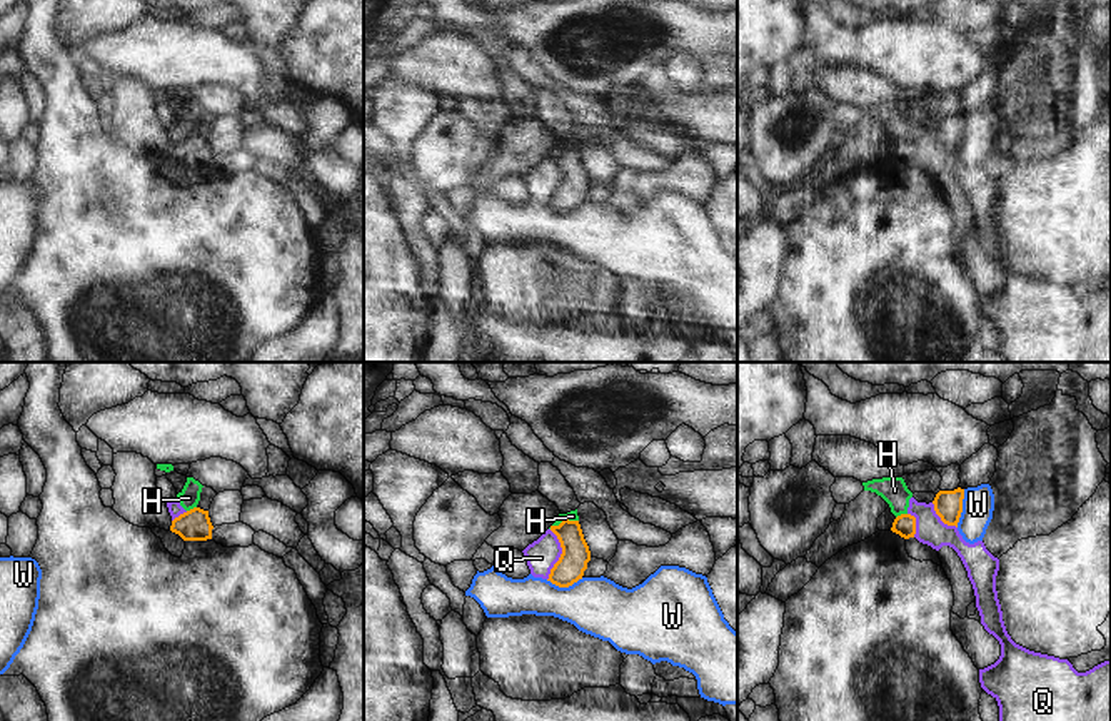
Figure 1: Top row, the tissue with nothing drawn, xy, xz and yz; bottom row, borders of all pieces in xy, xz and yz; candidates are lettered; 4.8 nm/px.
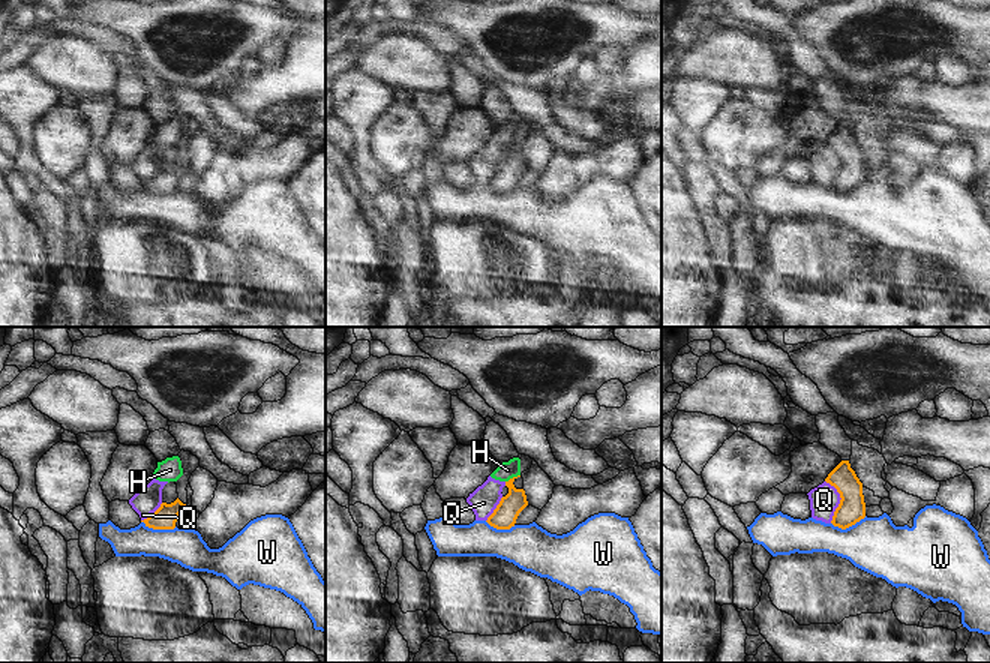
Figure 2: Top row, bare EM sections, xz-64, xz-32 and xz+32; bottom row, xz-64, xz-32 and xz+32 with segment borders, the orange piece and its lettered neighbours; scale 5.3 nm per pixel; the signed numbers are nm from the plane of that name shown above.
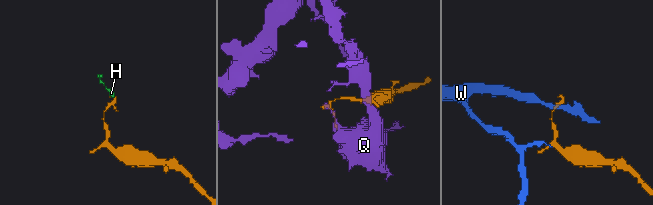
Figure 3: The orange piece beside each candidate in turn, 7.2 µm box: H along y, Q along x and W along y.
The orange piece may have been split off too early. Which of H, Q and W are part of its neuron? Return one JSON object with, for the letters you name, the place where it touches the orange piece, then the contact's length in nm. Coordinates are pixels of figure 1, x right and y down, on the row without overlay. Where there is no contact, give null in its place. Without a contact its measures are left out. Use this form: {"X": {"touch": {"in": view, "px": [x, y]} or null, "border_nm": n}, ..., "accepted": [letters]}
{"accepted": []}

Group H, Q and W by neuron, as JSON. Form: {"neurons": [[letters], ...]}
{"neurons": [["H", "Q"], ["W"]]}

